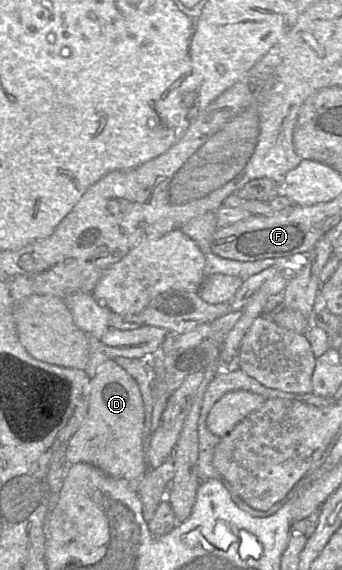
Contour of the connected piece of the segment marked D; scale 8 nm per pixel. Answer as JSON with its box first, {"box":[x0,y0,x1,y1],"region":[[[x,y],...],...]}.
{"box":[68,360,148,491],"region":[[[114,360],[102,363],[91,380],[86,417],[68,441],[68,466],[90,464],[109,477],[127,481],[136,491],[148,471],[144,451],[144,409],[136,381]]]}

